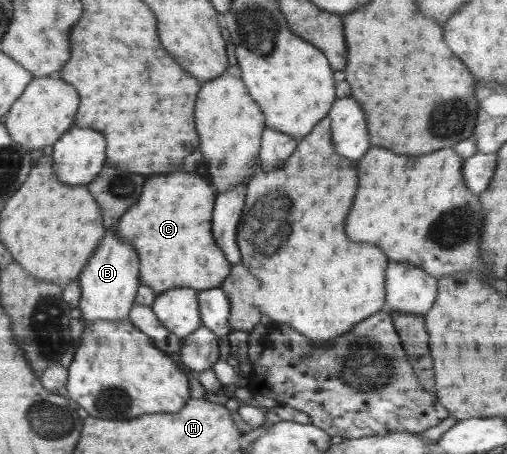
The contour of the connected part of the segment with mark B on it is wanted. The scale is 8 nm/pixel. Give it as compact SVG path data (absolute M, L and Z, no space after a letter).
M115 226L106 228L97 250L89 259L87 267L78 276L82 297L78 307L85 322L97 320L127 319L137 296L139 283L139 256L131 242L115 234Z

